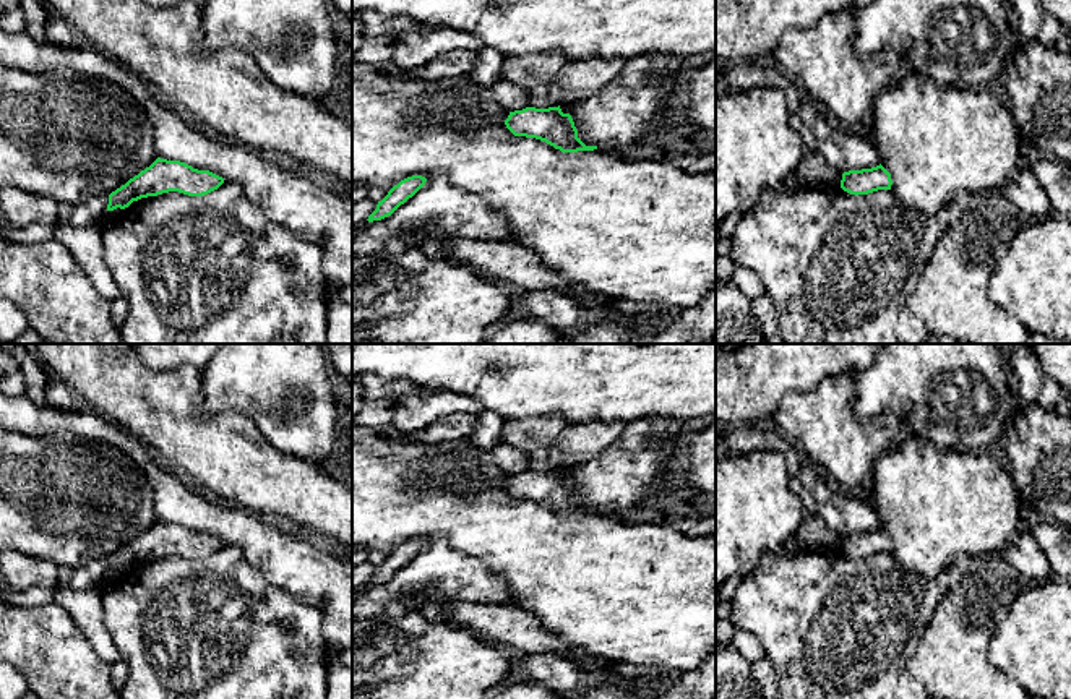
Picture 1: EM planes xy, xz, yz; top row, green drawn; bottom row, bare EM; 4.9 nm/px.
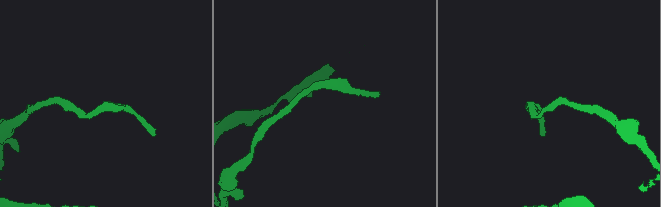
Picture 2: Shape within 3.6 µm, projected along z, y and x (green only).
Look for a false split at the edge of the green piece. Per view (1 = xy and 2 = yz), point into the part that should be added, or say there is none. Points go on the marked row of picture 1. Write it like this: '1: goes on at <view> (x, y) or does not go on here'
1: does not go on here
2: does not go on here

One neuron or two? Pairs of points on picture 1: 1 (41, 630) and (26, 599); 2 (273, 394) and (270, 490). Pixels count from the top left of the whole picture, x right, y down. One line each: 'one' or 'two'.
1: two
2: two

